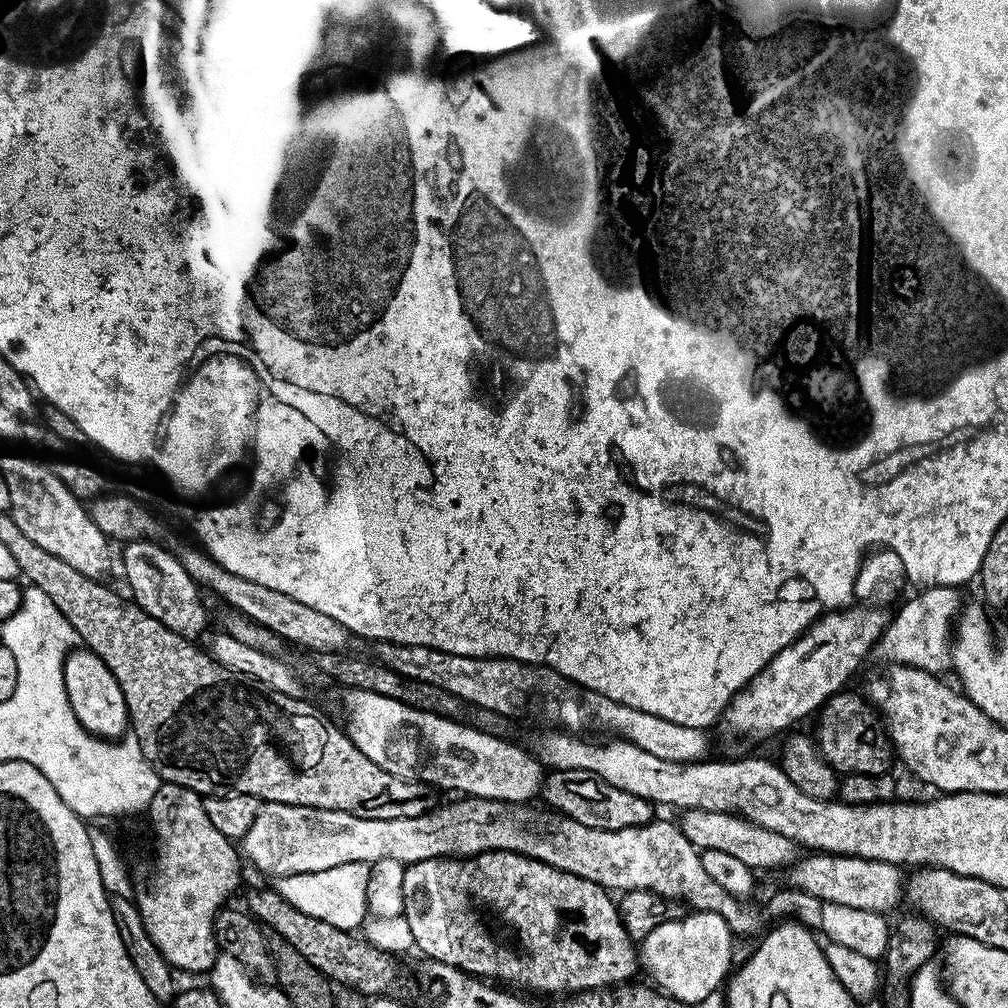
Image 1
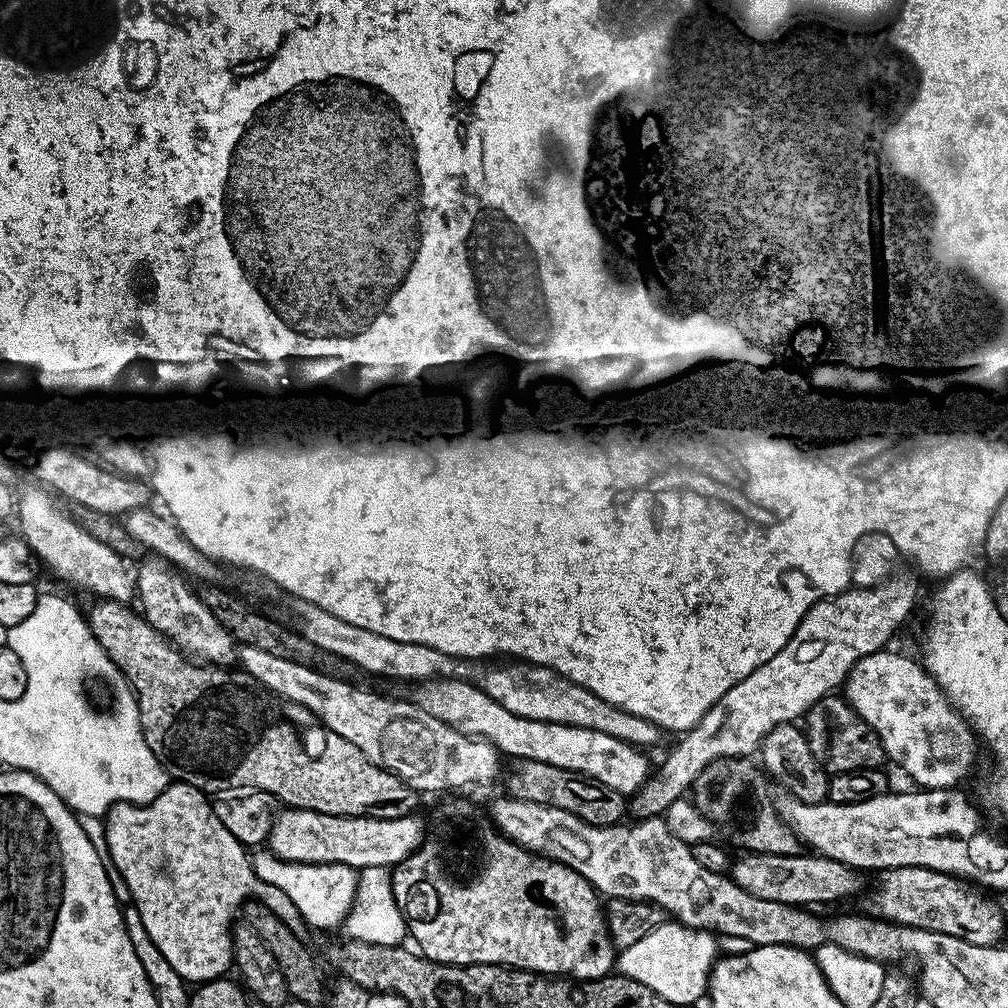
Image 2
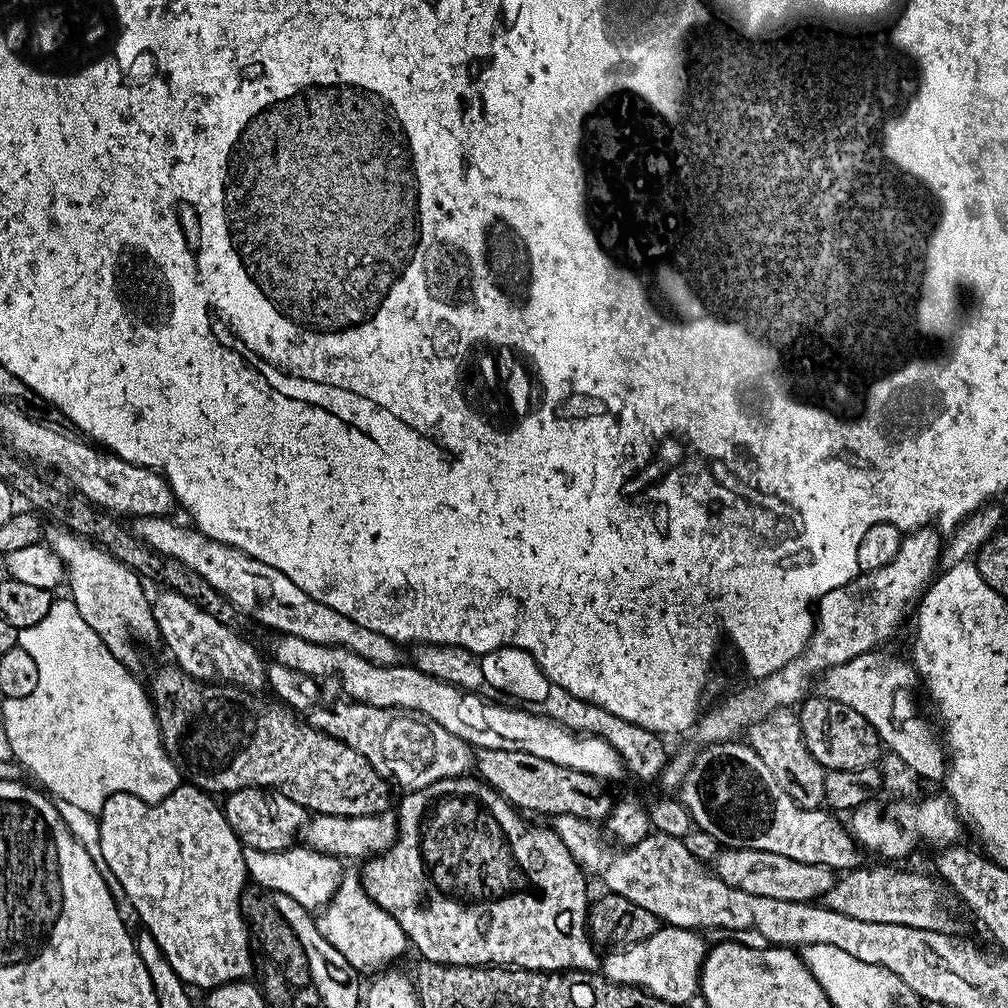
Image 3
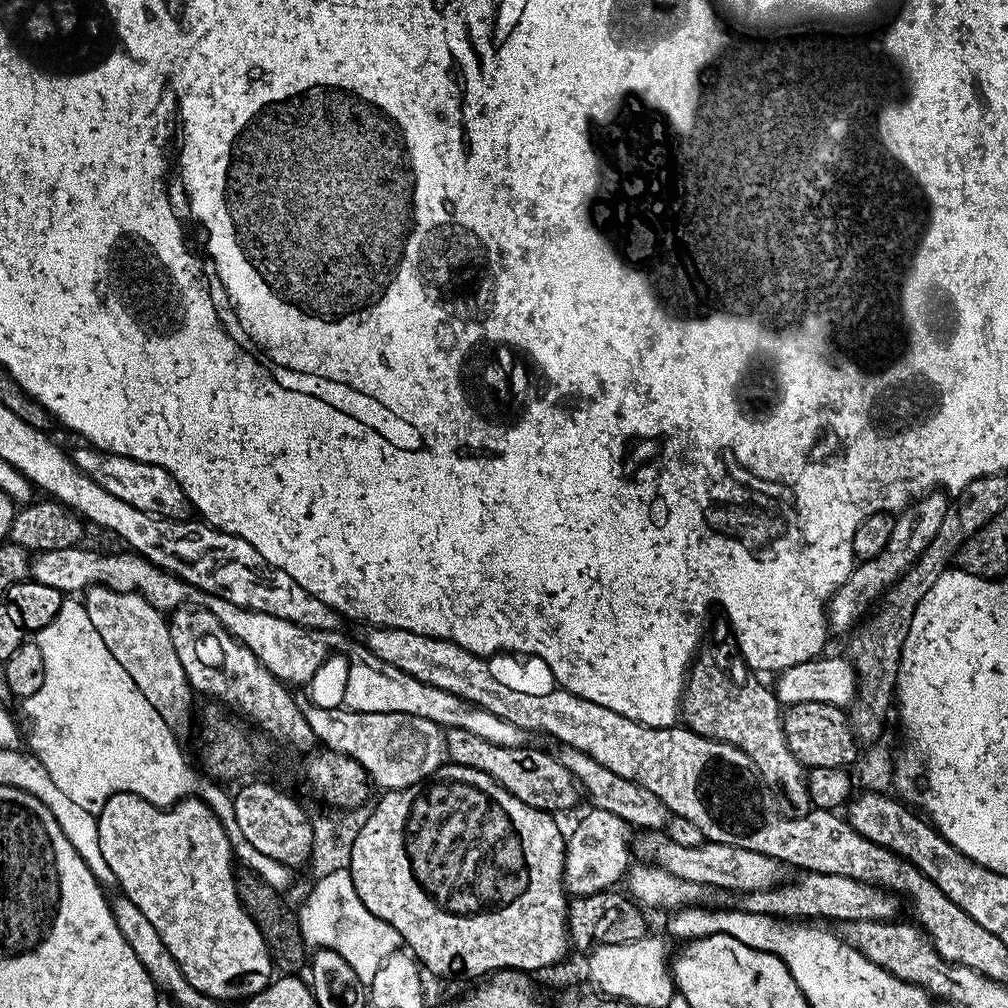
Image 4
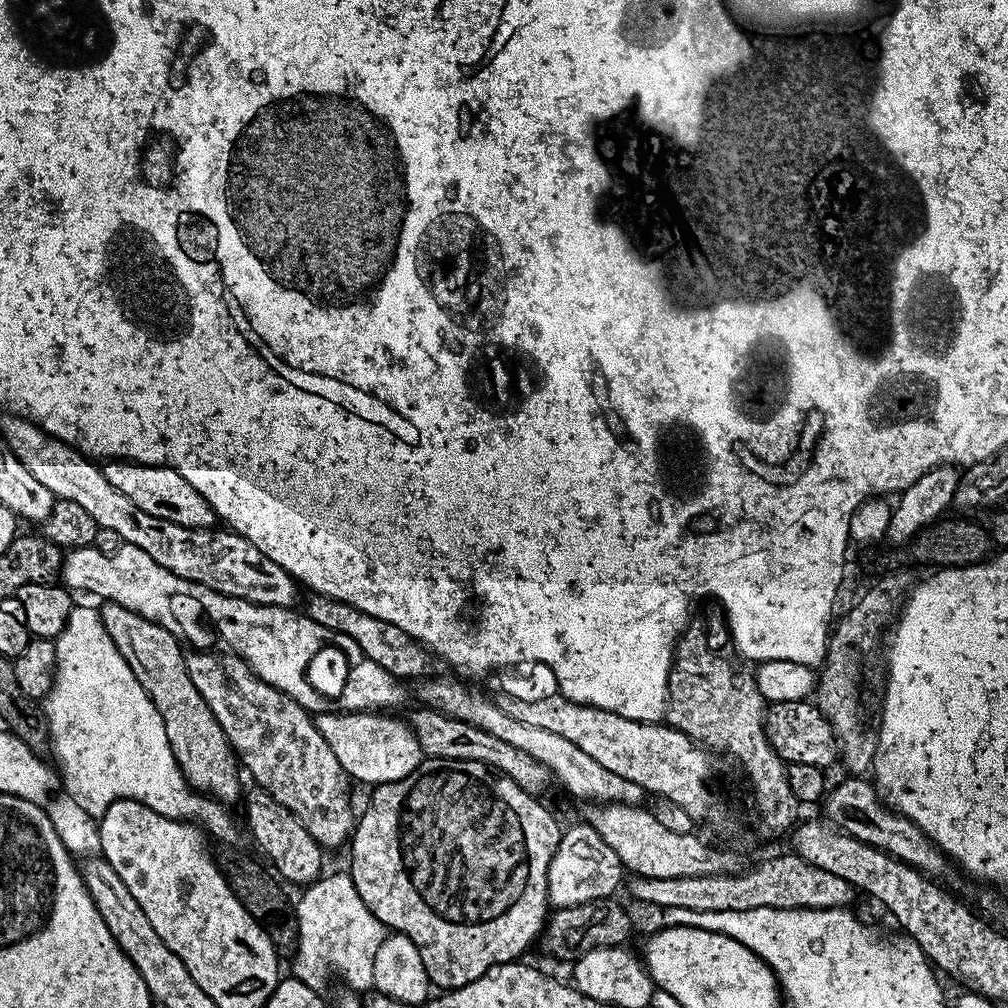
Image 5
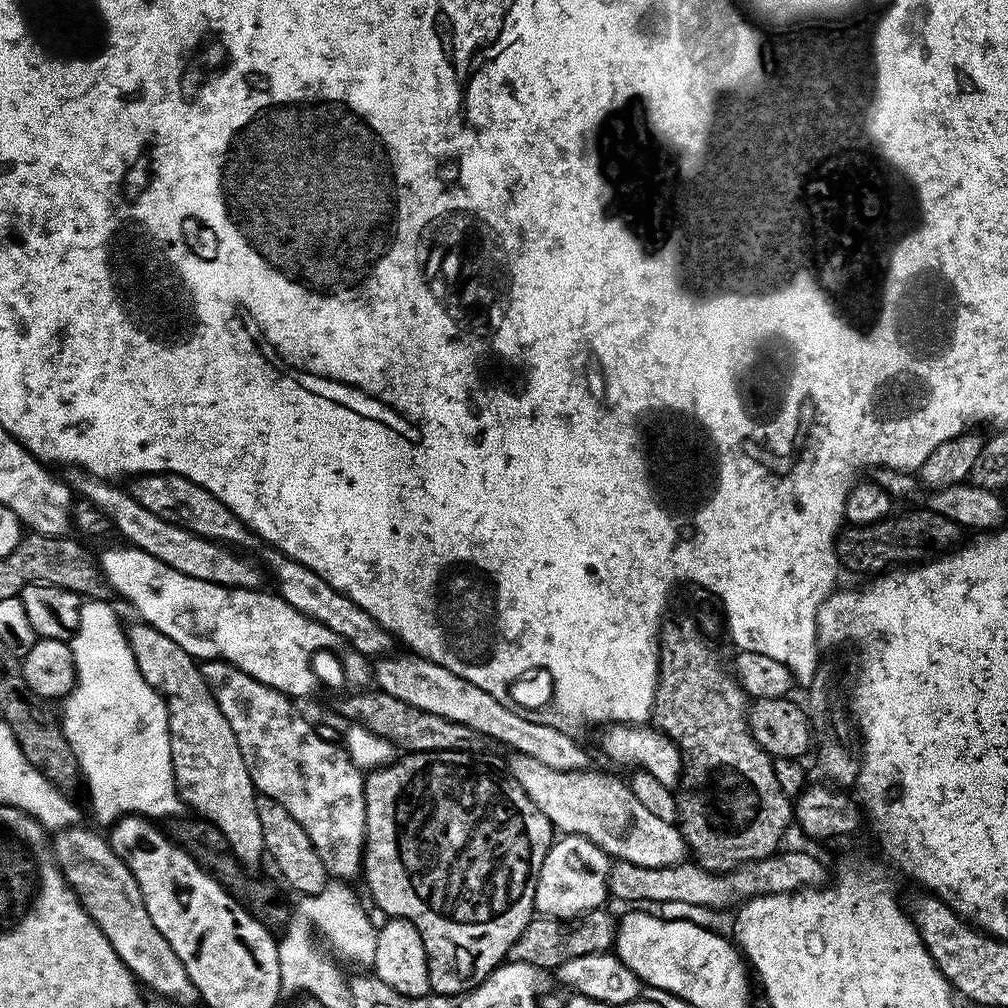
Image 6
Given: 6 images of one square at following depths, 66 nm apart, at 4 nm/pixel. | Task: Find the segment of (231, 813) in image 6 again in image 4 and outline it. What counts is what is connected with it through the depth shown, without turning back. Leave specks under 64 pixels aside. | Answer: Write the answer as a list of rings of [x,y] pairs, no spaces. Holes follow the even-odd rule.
[[[103,582],[89,587],[83,593],[82,603],[86,614],[90,614],[90,622],[94,622],[94,630],[102,634],[106,650],[118,658],[122,670],[134,678],[134,686],[138,686],[146,702],[162,714],[168,727],[176,730],[179,724],[190,723],[194,693],[188,685],[186,670],[182,670],[182,661],[174,650],[174,638],[170,638],[165,613],[159,612],[137,592],[114,588]]]

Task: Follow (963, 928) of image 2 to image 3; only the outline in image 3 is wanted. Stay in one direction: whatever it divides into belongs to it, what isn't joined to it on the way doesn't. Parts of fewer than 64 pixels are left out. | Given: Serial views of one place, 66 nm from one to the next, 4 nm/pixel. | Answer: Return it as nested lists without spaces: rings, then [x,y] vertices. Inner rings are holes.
[[[857,866],[845,871],[841,880],[839,877],[833,882],[830,890],[822,897],[824,907],[838,910],[838,914],[846,914],[846,918],[858,918],[858,922],[886,922],[894,926],[914,926],[918,930],[935,932],[953,931],[952,916],[944,905],[945,889],[931,875],[899,872],[896,866],[864,867]]]

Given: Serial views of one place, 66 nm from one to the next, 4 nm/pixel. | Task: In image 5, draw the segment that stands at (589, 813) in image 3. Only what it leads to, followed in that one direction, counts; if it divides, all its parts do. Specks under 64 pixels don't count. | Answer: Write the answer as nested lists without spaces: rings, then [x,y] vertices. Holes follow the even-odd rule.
[[[419,707],[406,716],[406,723],[412,727],[412,733],[418,738],[425,757],[482,762],[500,775],[508,776],[514,782],[518,782],[518,786],[526,790],[526,794],[537,798],[543,797],[542,794],[547,790],[548,783],[553,783],[552,771],[542,762],[538,762],[538,758],[526,754],[526,750],[517,750],[516,747],[510,746],[510,742],[502,742],[502,738],[494,738],[494,734],[486,734],[486,730],[478,730],[478,726],[470,726],[470,722],[447,716],[445,712],[438,712],[435,708]]]

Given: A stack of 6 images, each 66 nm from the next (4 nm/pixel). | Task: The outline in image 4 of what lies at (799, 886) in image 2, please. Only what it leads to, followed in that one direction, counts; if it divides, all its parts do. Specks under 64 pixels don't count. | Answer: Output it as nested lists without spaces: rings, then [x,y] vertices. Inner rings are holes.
[[[644,830],[635,837],[634,852],[641,861],[665,868],[686,882],[694,882],[708,888],[725,888],[728,892],[743,894],[754,890],[774,888],[785,883],[786,865],[781,860],[770,858],[766,854],[758,854],[758,850],[742,850],[742,846],[726,846],[725,844],[709,844],[698,846],[680,846],[660,830]]]

